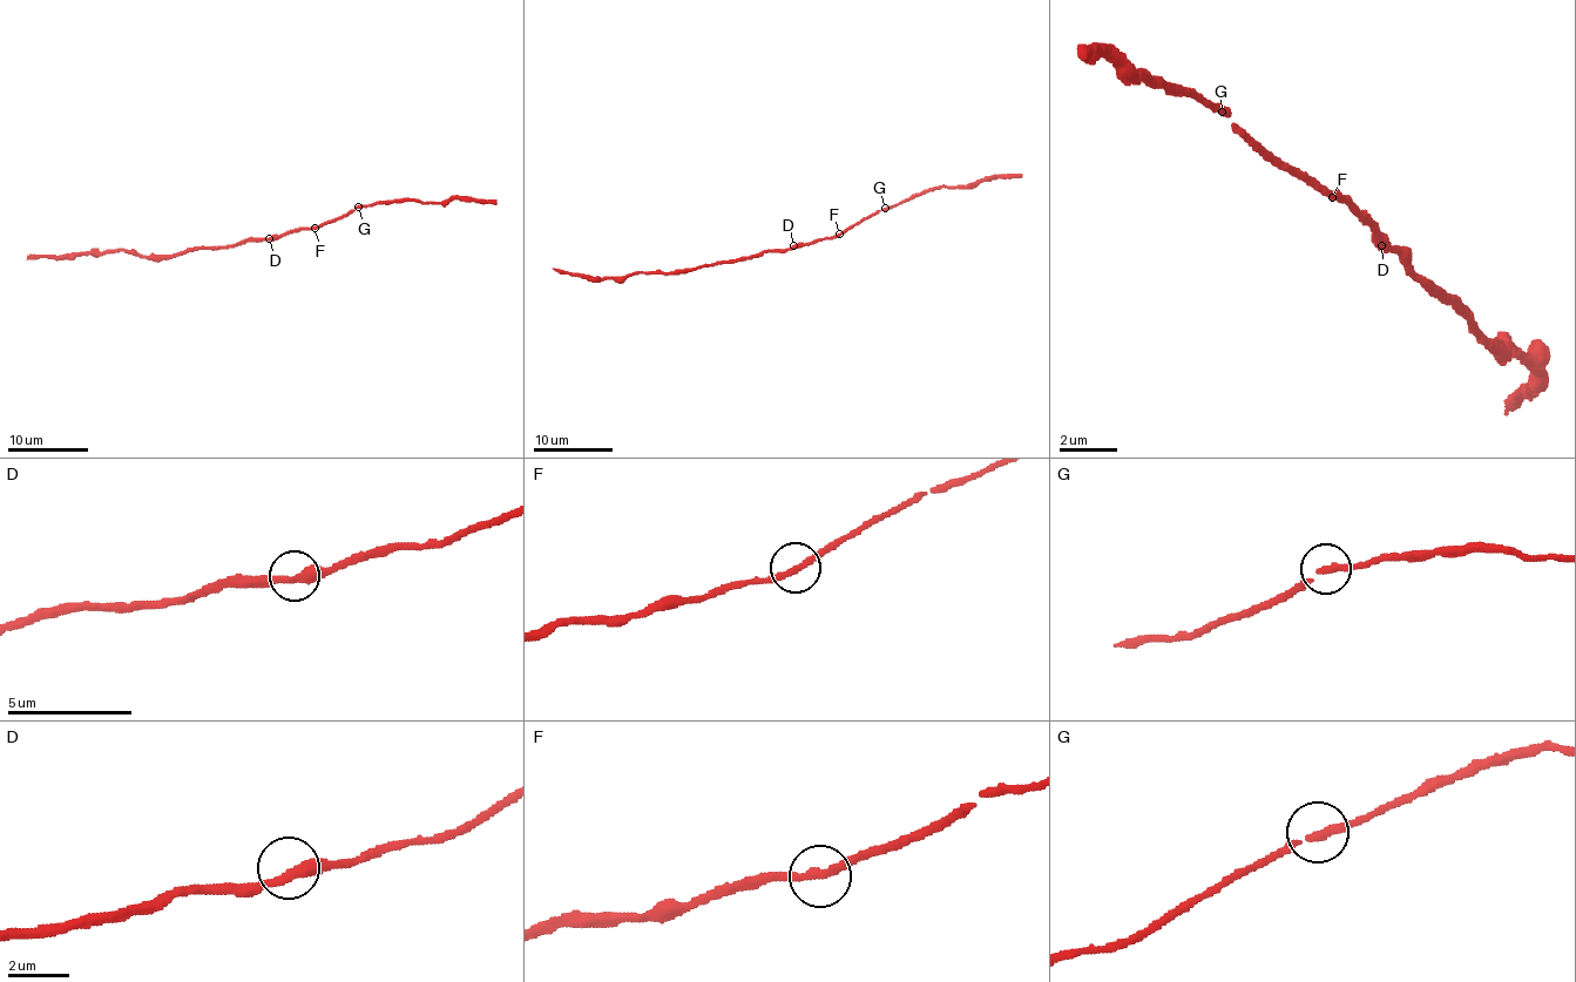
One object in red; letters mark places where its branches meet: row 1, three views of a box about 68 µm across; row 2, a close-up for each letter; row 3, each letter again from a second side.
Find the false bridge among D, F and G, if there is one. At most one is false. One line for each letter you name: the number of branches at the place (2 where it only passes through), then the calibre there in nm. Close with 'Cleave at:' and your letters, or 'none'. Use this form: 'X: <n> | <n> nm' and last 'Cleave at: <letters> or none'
Cleave at: none

